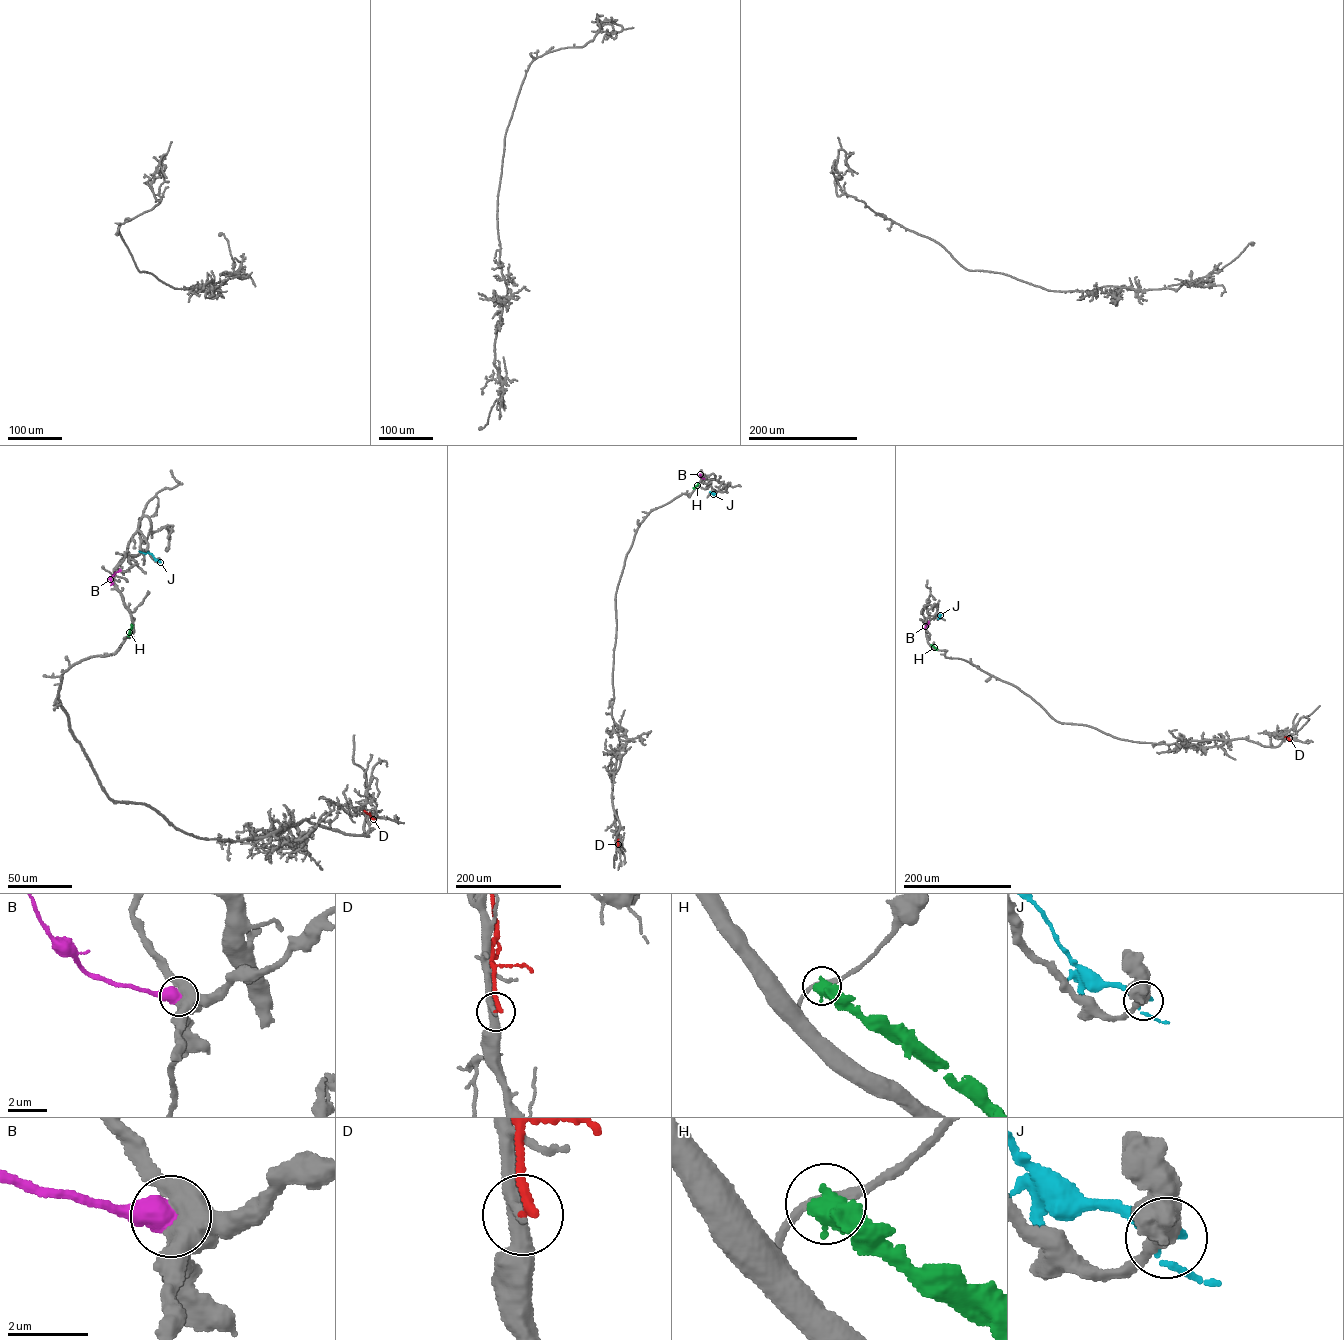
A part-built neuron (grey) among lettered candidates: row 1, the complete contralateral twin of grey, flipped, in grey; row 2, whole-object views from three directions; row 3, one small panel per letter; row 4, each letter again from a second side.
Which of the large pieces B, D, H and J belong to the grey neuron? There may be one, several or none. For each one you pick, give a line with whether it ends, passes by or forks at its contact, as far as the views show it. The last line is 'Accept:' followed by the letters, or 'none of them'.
Accept: none of them

